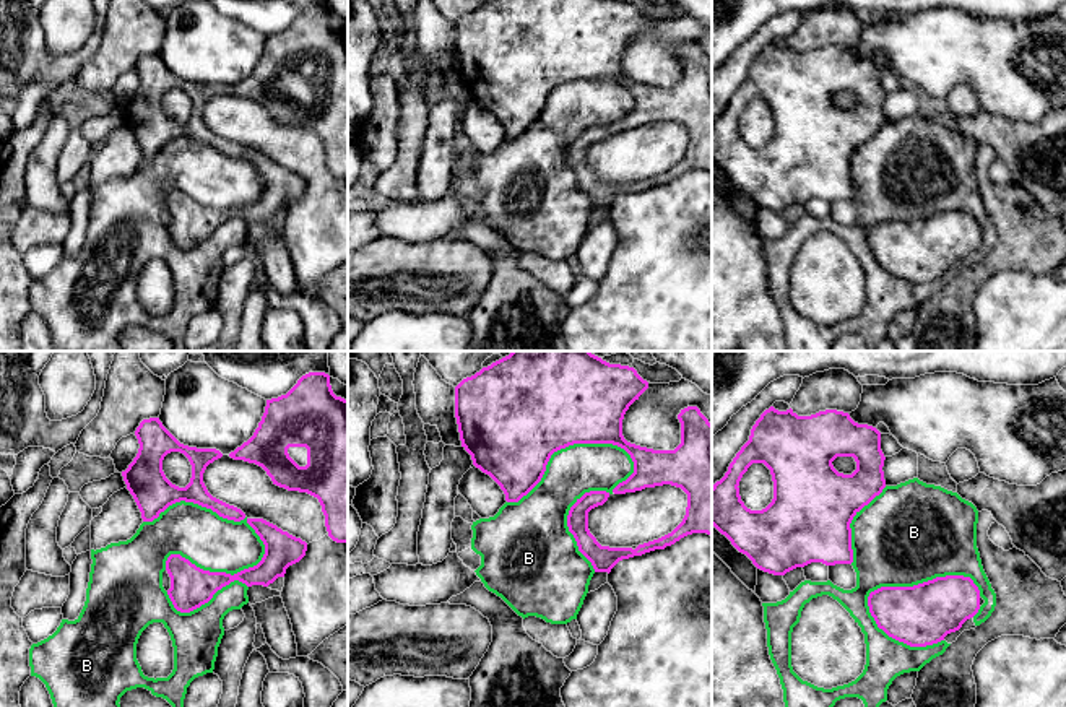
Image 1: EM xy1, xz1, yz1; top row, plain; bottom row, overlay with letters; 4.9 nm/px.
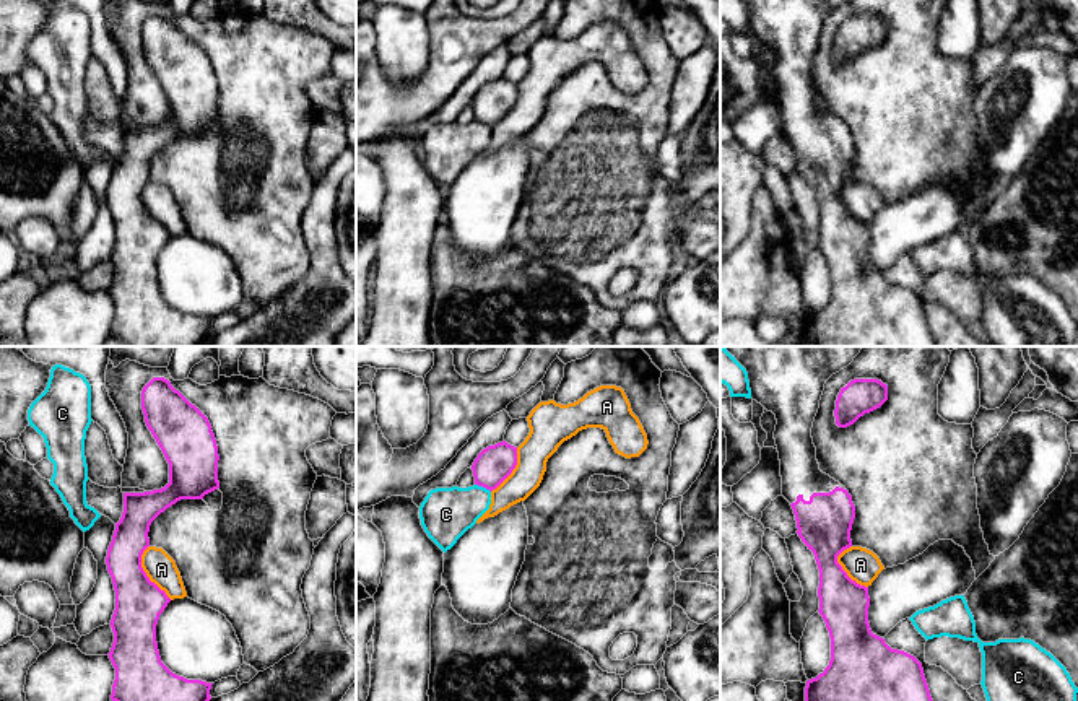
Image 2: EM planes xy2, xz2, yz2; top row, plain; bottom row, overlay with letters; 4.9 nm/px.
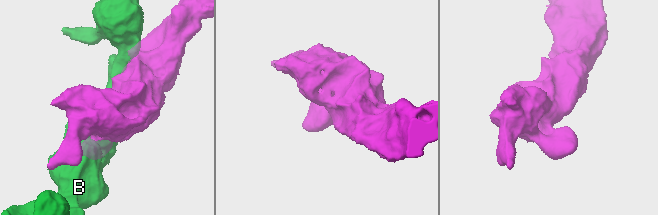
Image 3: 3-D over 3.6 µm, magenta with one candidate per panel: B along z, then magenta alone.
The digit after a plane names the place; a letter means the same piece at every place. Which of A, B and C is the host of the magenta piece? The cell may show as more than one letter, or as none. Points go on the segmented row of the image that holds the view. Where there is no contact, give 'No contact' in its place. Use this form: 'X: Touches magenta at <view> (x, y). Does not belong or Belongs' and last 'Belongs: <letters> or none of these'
A: Touches magenta at xy2 (145, 573). Does not belong
B: Touches magenta at xz1 (605, 491). Does not belong
C: Touches magenta at xz2 (483, 487). Does not belong
Belongs: none of these

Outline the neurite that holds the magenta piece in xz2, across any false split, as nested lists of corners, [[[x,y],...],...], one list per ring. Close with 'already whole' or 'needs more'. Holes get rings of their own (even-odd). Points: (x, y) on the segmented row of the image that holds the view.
[[[506,441],[488,446],[472,465],[475,485],[493,491],[512,473],[515,465],[517,447]]]; already whole

